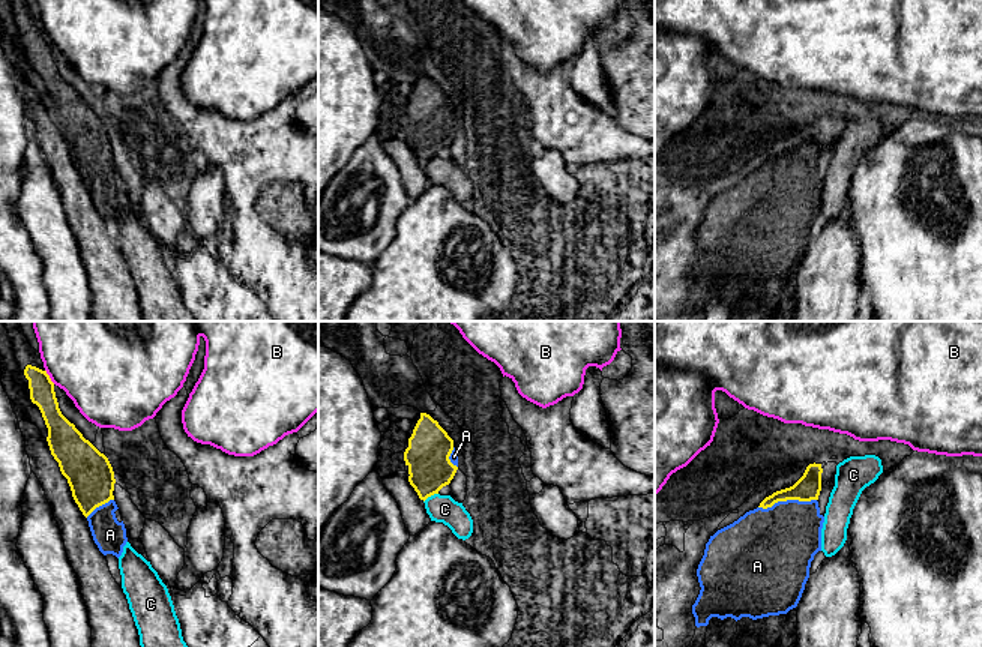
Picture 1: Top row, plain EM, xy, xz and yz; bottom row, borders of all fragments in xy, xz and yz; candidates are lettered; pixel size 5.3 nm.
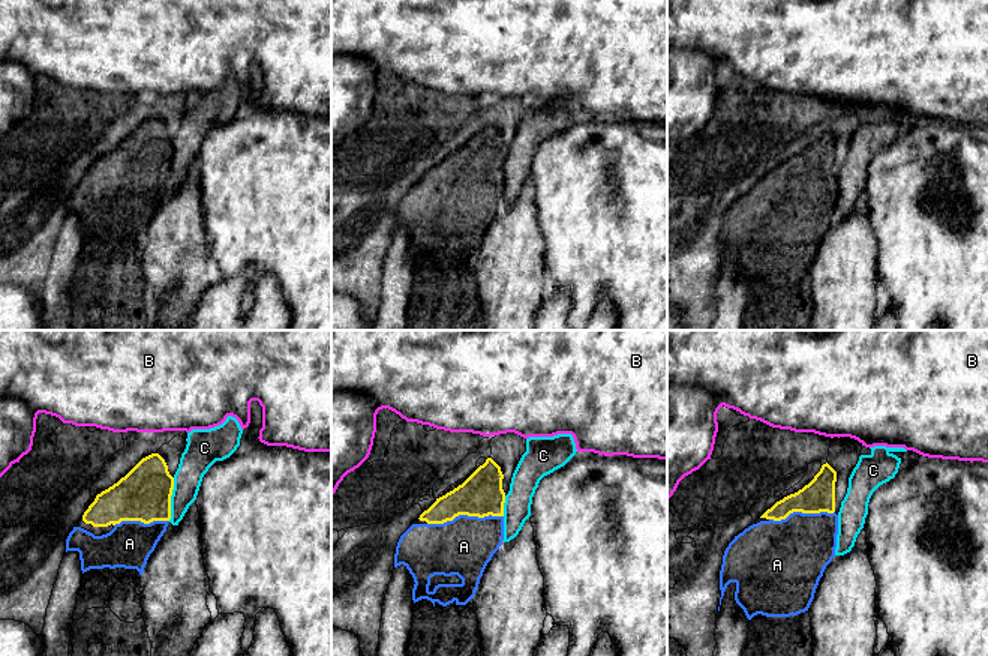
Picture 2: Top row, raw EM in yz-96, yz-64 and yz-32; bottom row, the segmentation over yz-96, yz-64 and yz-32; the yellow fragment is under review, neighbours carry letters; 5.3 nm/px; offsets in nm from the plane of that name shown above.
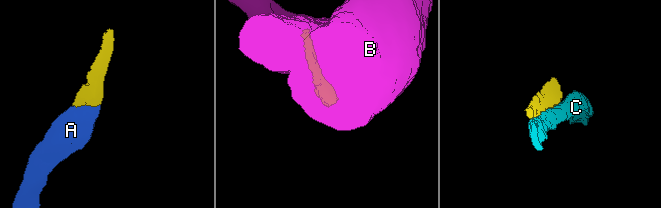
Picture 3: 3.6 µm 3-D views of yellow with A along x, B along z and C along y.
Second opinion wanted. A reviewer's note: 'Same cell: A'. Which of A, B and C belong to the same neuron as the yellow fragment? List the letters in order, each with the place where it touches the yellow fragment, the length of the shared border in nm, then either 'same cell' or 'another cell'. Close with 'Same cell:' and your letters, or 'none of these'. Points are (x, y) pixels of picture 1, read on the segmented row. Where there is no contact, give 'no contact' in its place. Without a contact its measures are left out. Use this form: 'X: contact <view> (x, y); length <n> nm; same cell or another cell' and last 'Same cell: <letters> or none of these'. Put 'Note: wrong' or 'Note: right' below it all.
A: contact yz (787, 499); length 320 nm; same cell
B: contact xy (48, 377); length 90 nm; another cell
C: contact xz (430, 496); length 90 nm; another cell
Same cell: A
Note: right

